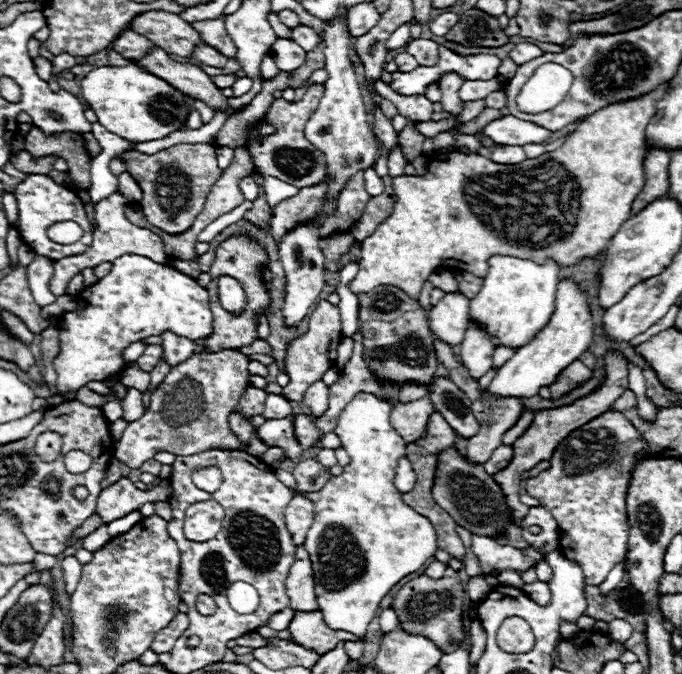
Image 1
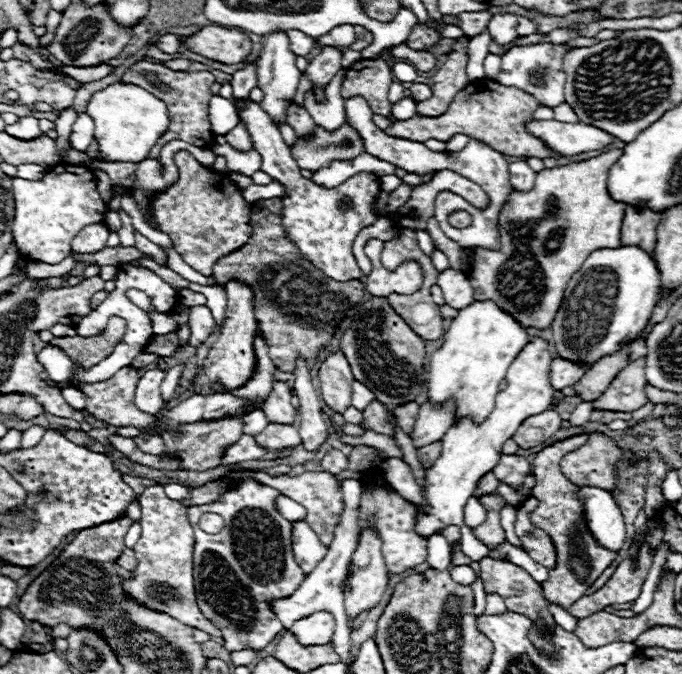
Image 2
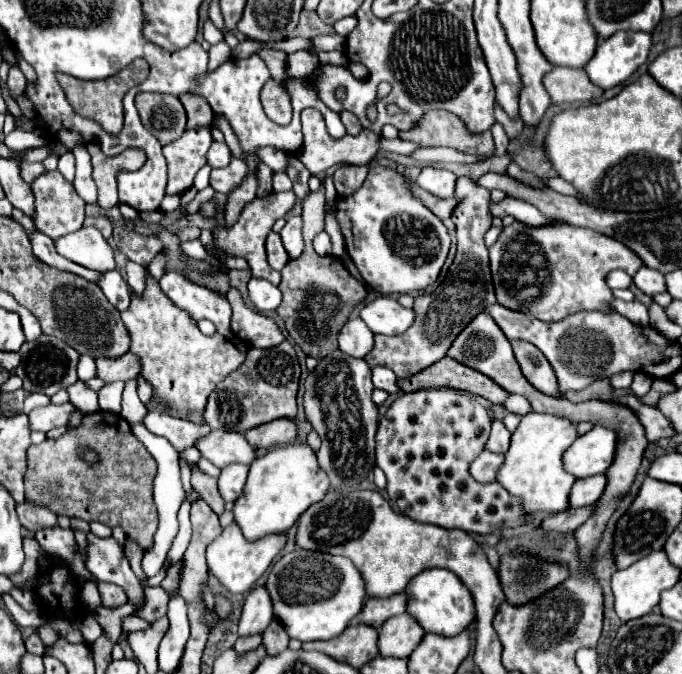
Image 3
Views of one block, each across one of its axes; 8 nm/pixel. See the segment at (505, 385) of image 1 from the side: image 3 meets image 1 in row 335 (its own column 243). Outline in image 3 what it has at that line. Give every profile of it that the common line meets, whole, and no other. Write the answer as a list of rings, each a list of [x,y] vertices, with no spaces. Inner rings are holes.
[[[230,524],[206,550],[206,560],[210,572],[218,578],[218,582],[230,592],[230,594],[244,594],[248,592],[254,582],[268,570],[270,562],[274,556],[284,548],[286,544],[286,534],[276,534],[276,536],[266,536],[264,540],[248,542],[244,540],[240,528],[236,524]]]

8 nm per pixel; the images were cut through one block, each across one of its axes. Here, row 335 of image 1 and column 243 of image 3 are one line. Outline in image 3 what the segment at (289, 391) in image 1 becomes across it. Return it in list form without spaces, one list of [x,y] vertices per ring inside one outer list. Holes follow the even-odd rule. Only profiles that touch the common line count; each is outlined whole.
[[[230,288],[226,294],[232,307],[231,329],[250,348],[272,348],[284,340],[276,322],[242,304],[240,292]]]

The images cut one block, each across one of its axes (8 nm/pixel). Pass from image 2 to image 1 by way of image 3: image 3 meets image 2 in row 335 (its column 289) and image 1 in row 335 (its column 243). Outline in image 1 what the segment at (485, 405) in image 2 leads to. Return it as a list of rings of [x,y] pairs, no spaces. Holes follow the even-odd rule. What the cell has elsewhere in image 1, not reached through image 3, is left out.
[[[492,256],[490,270],[476,298],[470,300],[470,318],[480,322],[496,344],[518,348],[532,340],[552,316],[558,286],[558,264],[546,258],[544,264],[536,264],[516,256]]]

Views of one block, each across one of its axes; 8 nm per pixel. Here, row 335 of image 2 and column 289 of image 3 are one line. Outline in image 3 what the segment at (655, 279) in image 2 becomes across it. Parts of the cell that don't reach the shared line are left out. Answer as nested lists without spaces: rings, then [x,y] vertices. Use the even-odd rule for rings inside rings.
[[[296,548],[284,554],[270,570],[266,580],[274,616],[284,624],[290,638],[300,642],[330,640],[362,610],[366,600],[364,580],[348,558]]]

